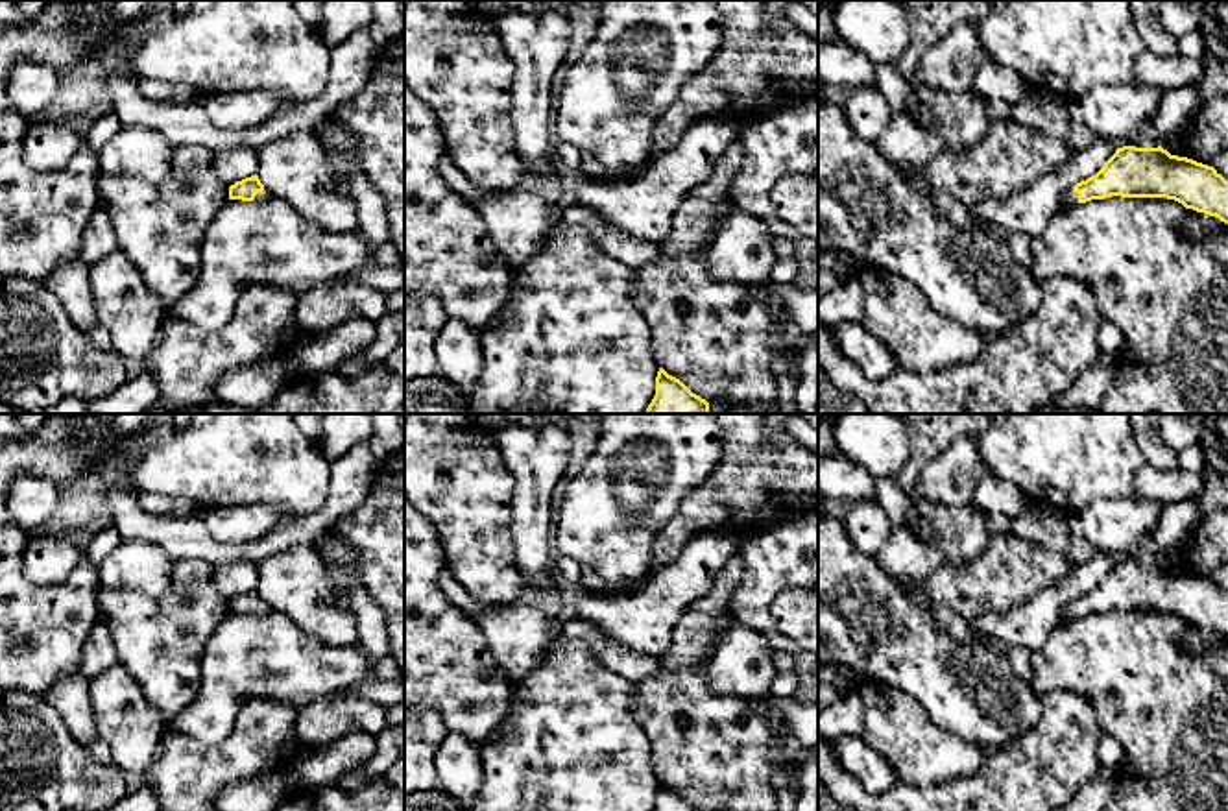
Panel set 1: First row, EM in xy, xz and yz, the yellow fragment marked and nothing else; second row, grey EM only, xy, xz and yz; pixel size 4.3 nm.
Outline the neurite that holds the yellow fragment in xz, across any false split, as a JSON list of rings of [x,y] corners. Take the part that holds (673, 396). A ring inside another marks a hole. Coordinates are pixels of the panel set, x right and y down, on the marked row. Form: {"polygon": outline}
{"polygon": [[[659,368],[656,395],[644,414],[709,414],[709,403]]]}

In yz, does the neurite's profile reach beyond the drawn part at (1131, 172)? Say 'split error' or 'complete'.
split error

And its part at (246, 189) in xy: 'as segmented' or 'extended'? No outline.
extended

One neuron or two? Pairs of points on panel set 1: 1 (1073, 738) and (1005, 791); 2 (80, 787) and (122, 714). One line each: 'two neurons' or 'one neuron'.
1: one neuron
2: two neurons

